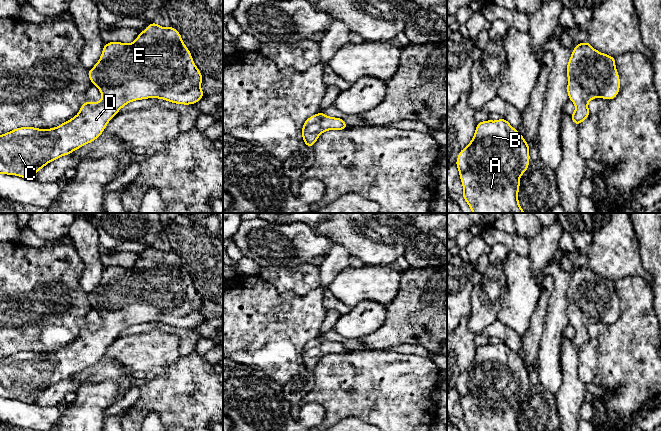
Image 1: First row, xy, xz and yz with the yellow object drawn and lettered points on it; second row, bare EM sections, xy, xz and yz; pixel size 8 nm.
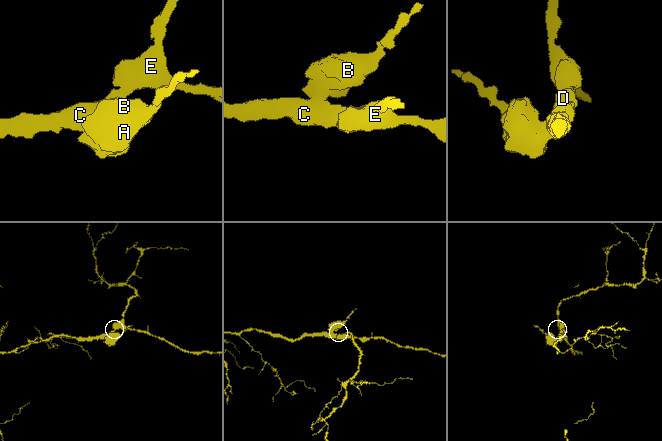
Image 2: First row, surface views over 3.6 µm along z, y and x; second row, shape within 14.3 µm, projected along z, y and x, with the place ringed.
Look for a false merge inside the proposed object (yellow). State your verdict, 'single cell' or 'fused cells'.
single cell

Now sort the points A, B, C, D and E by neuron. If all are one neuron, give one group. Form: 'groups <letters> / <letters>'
groups A B C D E

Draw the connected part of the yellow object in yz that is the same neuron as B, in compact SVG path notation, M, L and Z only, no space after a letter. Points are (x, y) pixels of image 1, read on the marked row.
M504 118L477 123L471 142L459 152L455 164L463 185L462 197L473 213L526 213L519 205L518 191L520 176L529 166L529 147L524 137Z

